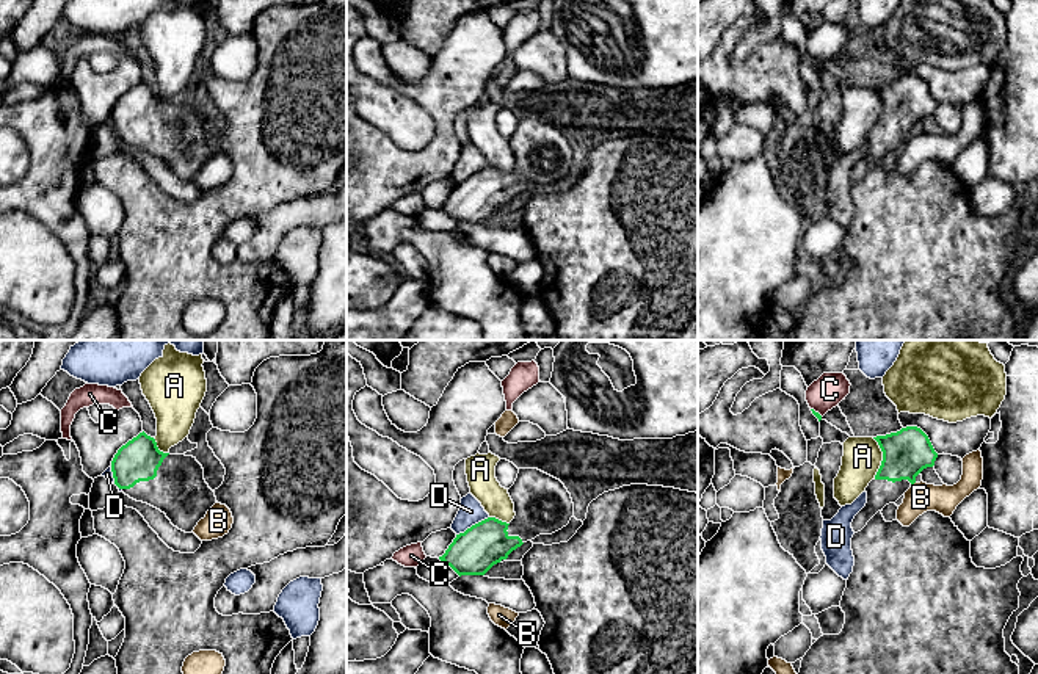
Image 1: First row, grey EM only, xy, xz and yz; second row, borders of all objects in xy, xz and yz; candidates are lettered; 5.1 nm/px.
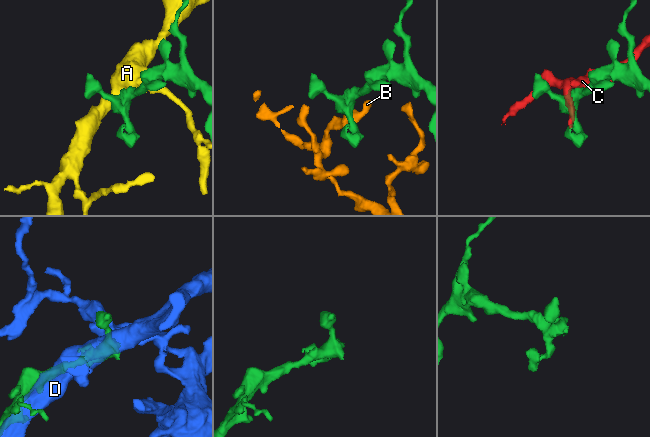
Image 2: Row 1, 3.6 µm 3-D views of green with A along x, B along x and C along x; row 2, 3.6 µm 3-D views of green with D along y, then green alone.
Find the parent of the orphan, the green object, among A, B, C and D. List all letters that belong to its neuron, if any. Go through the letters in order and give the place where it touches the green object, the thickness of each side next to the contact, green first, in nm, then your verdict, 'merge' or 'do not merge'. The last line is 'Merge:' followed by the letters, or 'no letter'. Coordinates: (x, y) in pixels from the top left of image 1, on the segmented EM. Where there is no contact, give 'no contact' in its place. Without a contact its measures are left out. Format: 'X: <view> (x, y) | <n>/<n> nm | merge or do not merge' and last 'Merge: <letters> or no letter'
A: yz (883, 458) | 240/200 nm | do not merge
B: yz (913, 483) | 240/160 nm | do not merge
C: yz (817, 413) | 20/170 nm | do not merge
D: xz (472, 525) | 240/120 nm | do not merge
Merge: no letter

